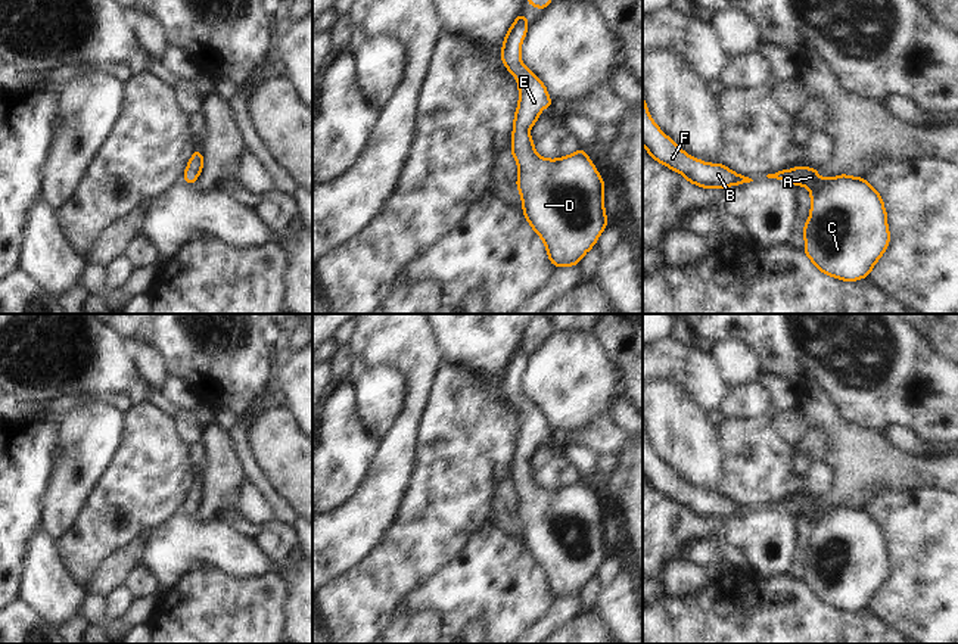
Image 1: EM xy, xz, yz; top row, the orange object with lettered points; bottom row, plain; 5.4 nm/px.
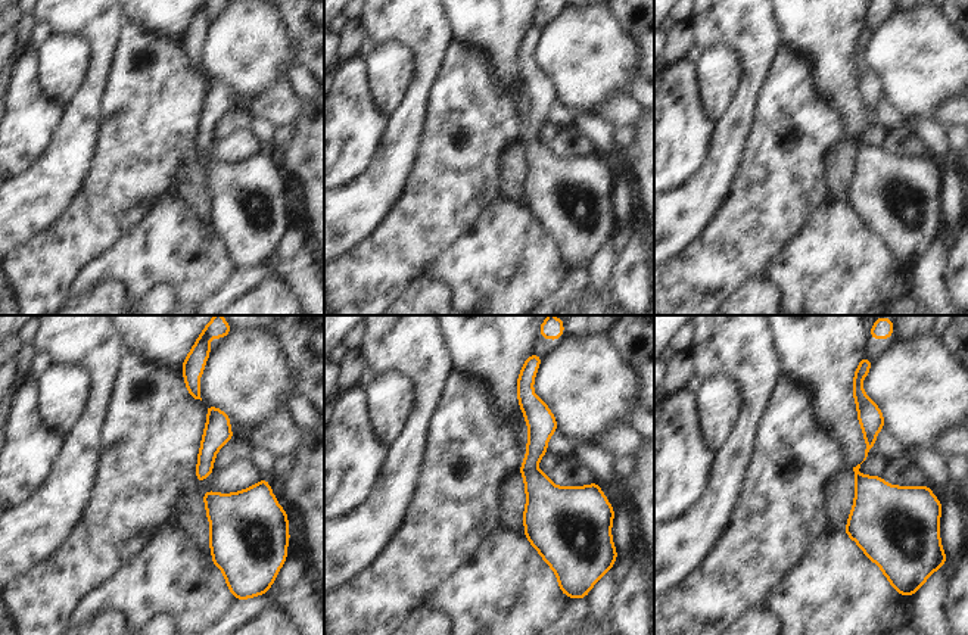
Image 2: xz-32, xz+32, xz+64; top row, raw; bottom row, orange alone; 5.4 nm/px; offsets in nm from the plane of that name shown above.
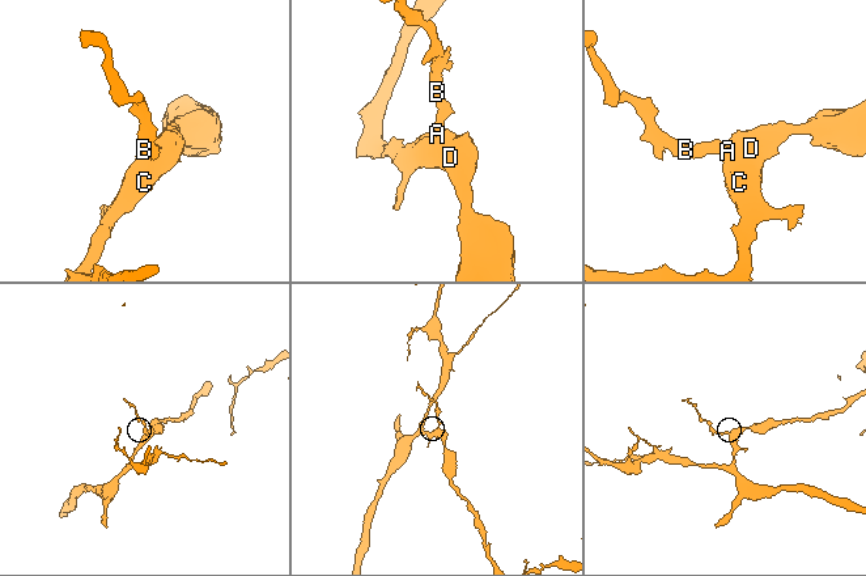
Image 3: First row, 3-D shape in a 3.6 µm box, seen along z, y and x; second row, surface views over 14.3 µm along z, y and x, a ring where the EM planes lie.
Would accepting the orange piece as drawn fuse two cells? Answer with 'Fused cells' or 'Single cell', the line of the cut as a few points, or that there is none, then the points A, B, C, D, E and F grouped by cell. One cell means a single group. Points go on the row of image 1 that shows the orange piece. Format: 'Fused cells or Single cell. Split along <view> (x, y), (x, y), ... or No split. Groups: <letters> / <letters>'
Single cell. No split. Groups: A B C D E F

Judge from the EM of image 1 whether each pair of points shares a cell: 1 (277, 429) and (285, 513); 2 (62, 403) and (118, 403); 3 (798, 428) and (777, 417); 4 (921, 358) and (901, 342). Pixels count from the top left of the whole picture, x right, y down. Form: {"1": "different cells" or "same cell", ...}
{"1": "different cells", "2": "same cell", "3": "same cell", "4": "same cell"}

